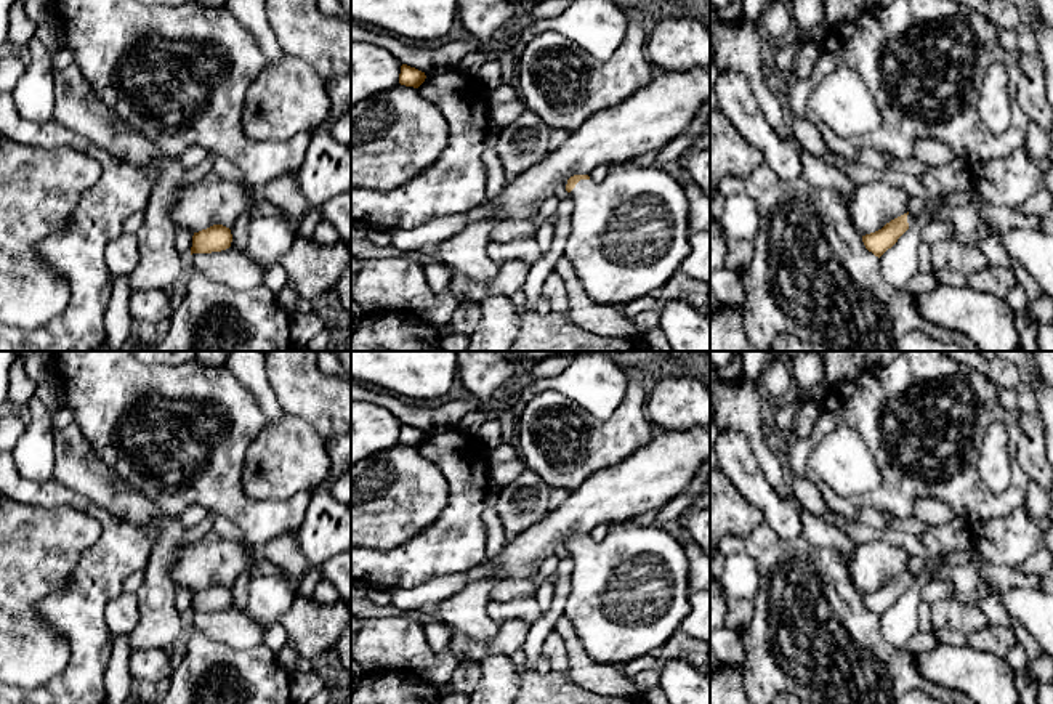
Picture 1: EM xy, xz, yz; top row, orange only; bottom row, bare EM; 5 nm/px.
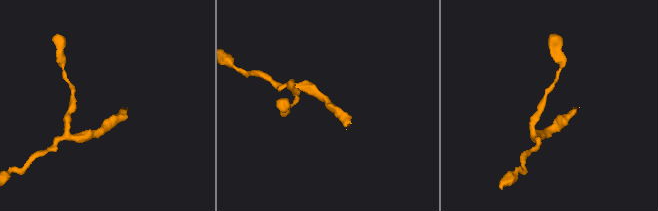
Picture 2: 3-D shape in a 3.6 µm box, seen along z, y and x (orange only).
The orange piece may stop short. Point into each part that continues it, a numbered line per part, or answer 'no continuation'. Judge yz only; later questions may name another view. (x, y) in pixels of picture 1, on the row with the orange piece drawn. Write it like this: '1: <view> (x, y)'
1: yz (968, 226)

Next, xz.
1: xz (629, 236)

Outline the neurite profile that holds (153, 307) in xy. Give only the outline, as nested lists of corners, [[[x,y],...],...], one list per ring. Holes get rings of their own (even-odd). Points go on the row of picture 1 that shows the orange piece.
[[[139,290],[130,293],[130,313],[133,318],[159,324],[165,318],[171,318],[170,293],[165,290]]]

